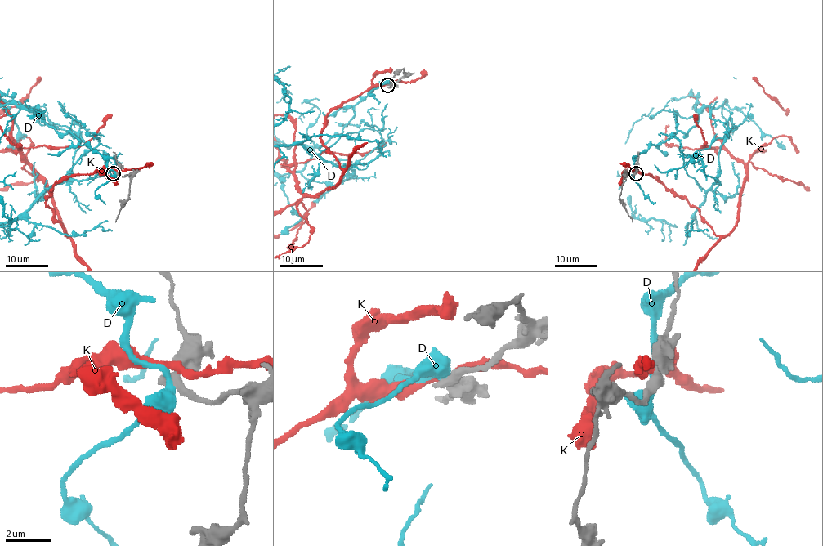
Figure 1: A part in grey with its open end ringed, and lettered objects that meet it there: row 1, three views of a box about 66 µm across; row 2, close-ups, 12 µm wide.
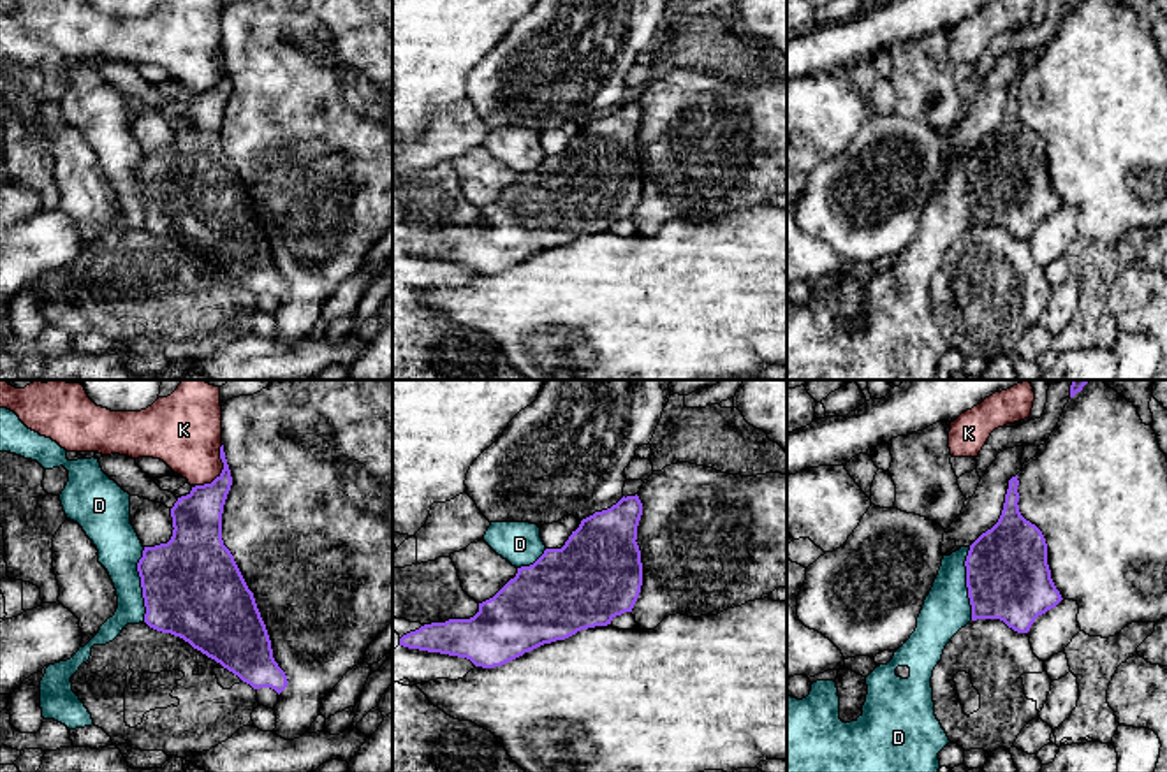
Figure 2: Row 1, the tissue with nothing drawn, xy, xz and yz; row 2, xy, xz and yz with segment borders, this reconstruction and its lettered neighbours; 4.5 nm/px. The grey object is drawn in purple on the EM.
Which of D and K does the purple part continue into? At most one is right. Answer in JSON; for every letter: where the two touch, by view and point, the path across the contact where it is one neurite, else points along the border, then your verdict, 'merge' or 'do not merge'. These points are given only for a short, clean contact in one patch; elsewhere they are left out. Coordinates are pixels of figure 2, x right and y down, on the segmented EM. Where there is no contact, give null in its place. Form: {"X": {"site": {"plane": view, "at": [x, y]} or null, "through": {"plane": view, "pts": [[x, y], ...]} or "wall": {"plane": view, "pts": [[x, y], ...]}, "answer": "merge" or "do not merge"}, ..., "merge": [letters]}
{"D": {"site": {"plane": "xy", "at": [141, 584]}, "answer": "do not merge"}, "K": {"site": {"plane": "xy", "at": [222, 472]}, "wall": {"plane": "xy", "pts": [[222, 445], [222, 470], [210, 482], [196, 486]]}, "answer": "do not merge"}, "merge": []}

